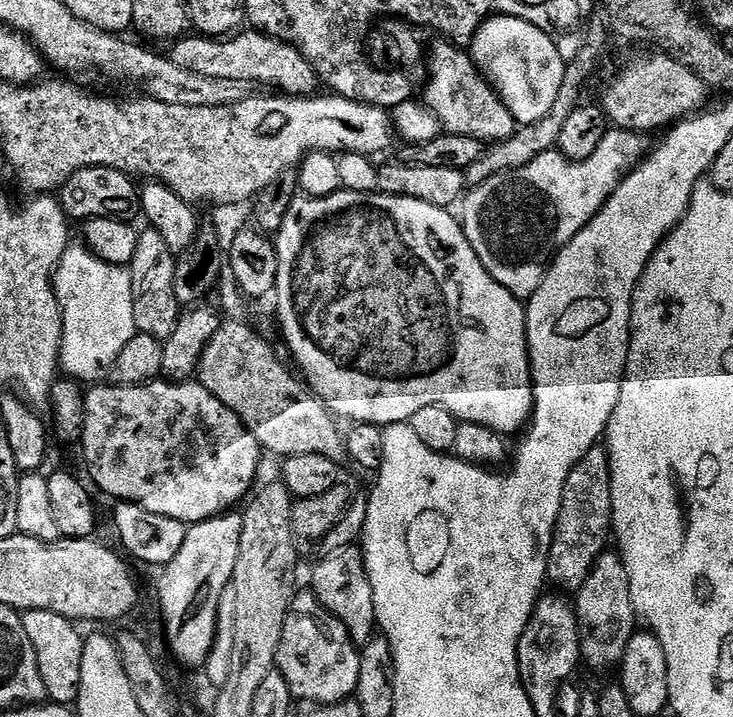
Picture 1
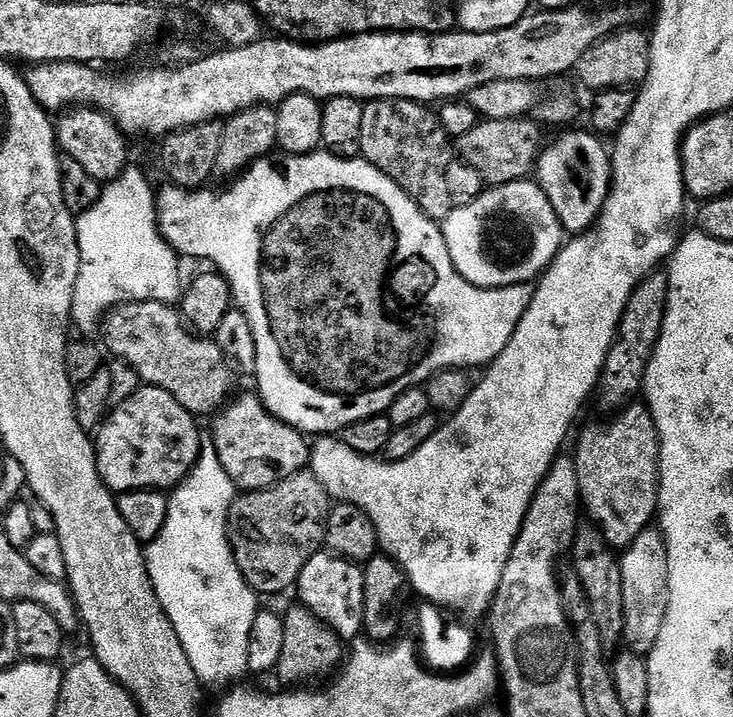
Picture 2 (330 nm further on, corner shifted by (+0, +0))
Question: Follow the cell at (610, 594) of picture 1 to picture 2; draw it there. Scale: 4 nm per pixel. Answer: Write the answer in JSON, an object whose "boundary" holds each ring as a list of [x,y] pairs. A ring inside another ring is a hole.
{"boundary":[[[632,402],[627,405],[623,410],[615,413],[616,417],[613,420],[608,420],[605,424],[588,424],[584,428],[584,433],[580,436],[580,449],[574,452],[574,459],[576,462],[576,469],[578,470],[580,482],[580,499],[583,507],[593,516],[595,523],[598,525],[604,537],[608,539],[608,543],[617,550],[626,550],[636,538],[638,534],[642,534],[650,525],[657,519],[658,505],[660,502],[660,431],[656,425],[656,419],[652,412],[649,411],[643,403]]]}

